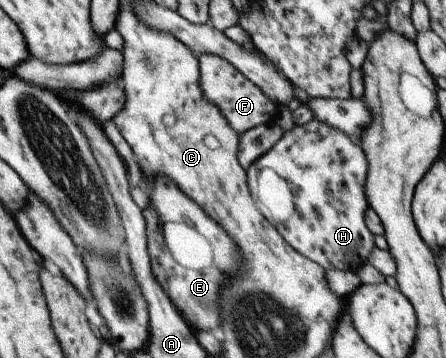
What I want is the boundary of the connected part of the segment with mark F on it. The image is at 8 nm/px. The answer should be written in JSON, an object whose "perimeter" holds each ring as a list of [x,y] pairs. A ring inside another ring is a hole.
{"perimeter":[[[203,53],[200,62],[200,87],[209,102],[216,104],[227,122],[237,134],[243,134],[259,125],[275,121],[277,105],[255,86],[240,70],[237,70],[226,58],[211,53]]]}

